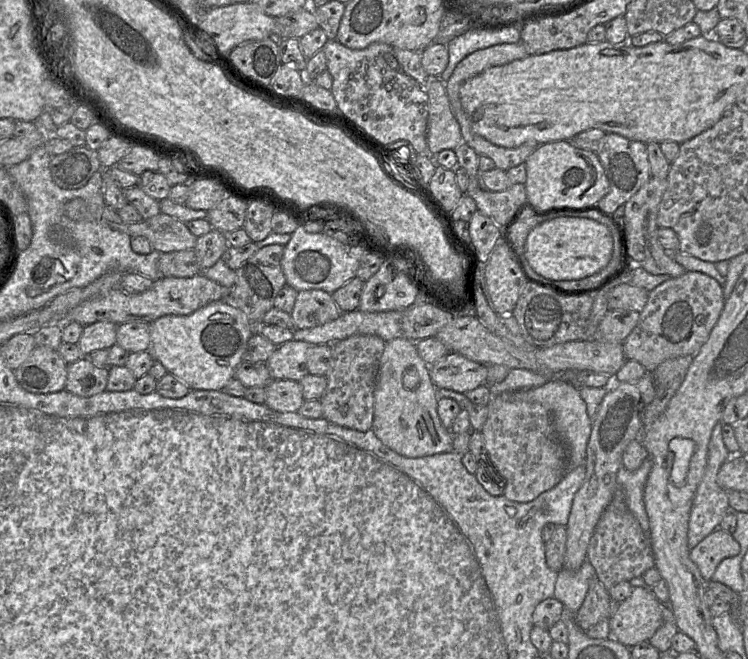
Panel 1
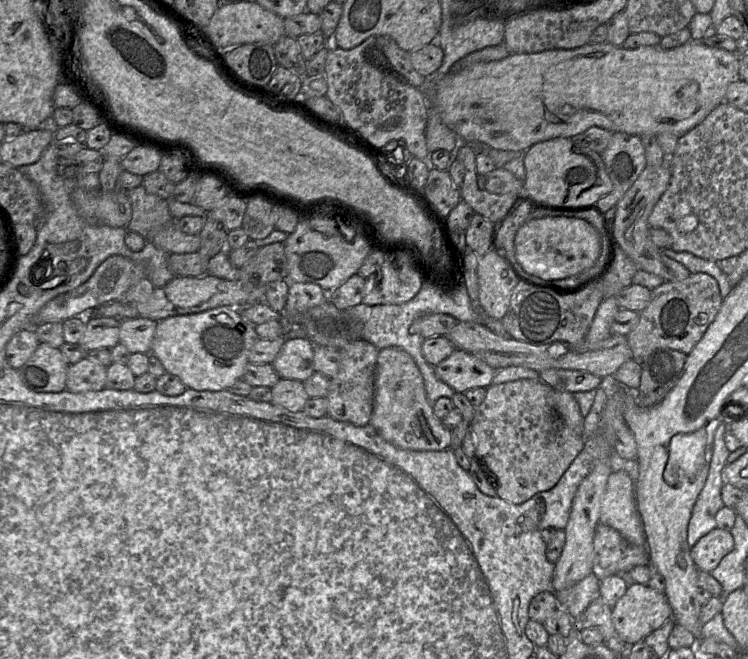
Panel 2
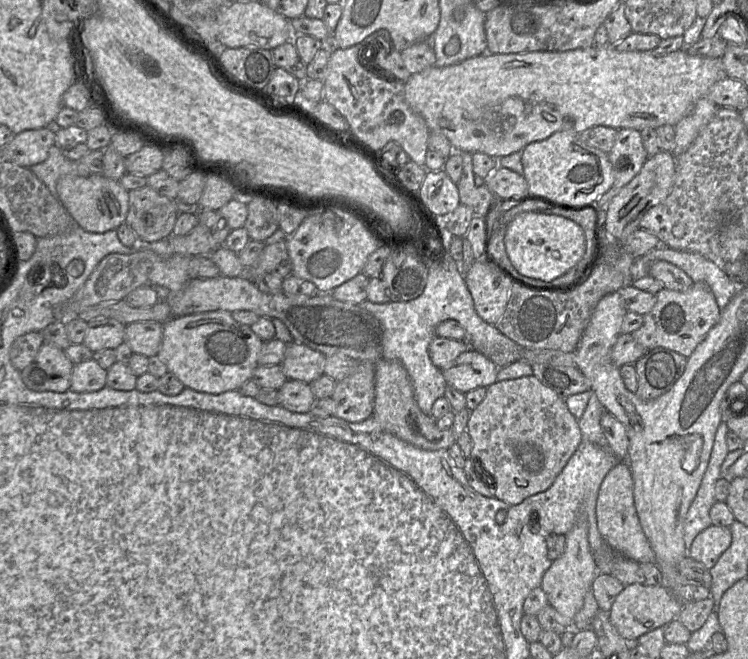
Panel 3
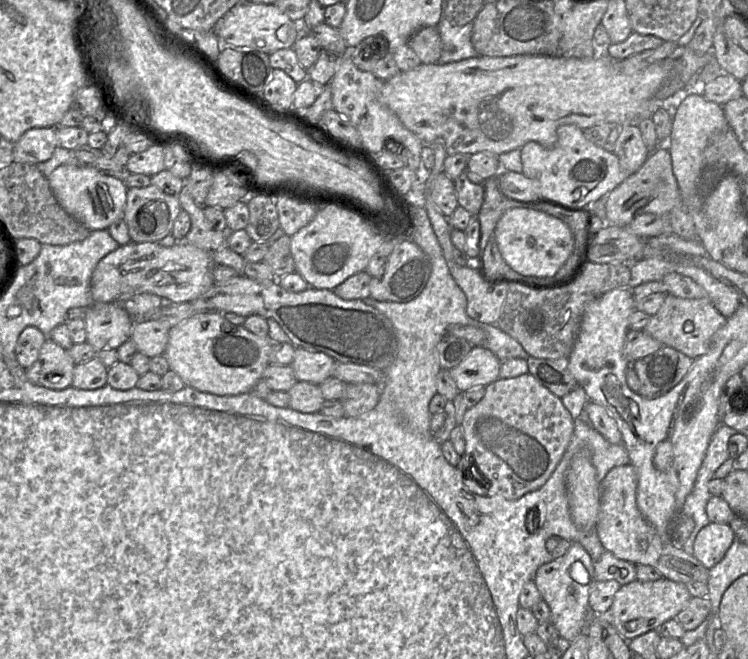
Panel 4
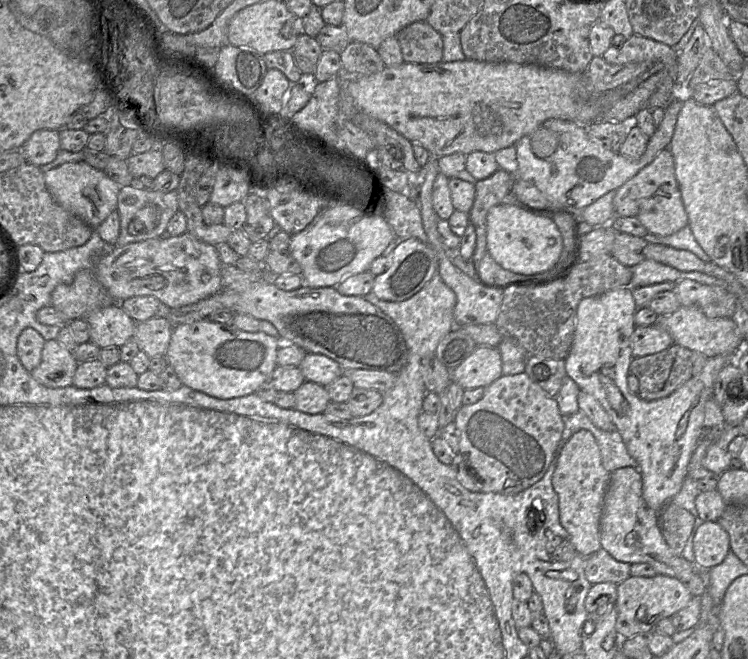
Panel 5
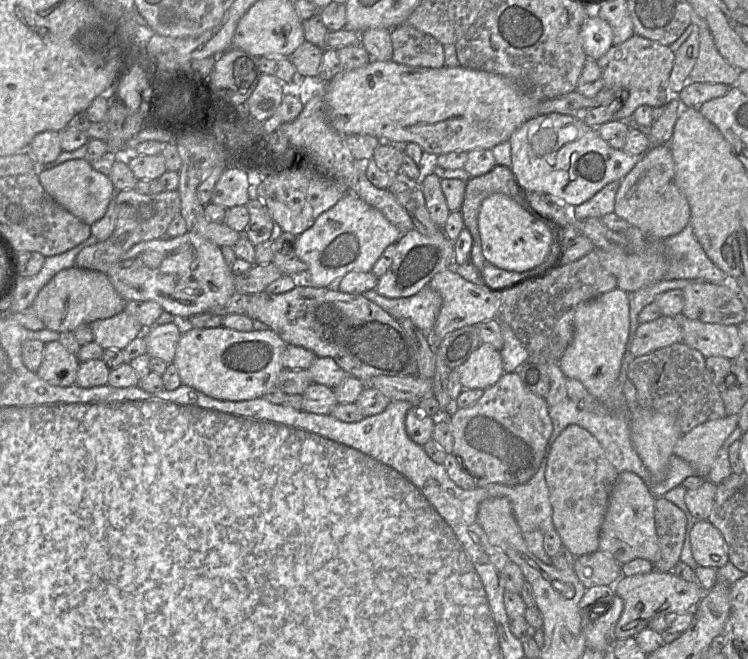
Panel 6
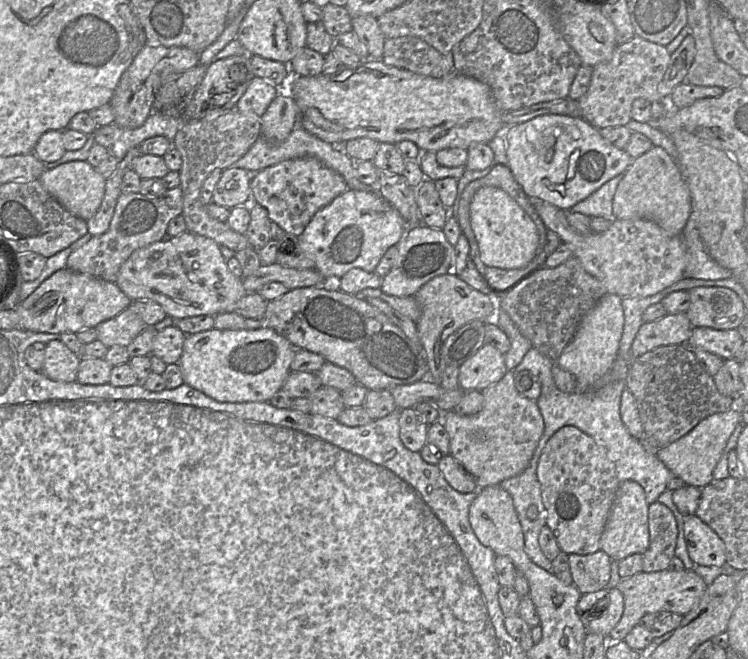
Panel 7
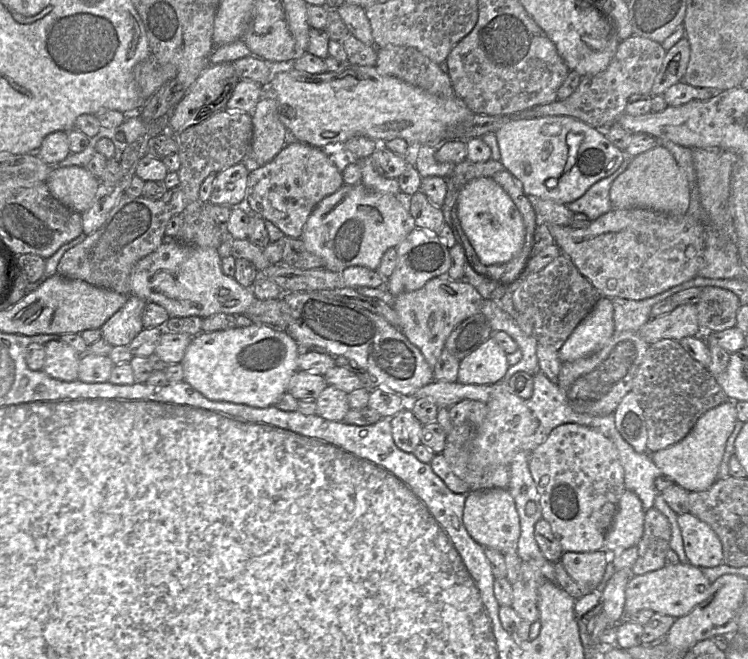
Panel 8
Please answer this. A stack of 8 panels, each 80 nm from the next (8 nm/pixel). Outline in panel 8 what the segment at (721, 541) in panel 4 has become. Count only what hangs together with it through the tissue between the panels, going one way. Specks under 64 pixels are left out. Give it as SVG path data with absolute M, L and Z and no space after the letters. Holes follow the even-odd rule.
M689 512L677 515L677 523L690 564L703 568L723 563L721 541L708 524Z

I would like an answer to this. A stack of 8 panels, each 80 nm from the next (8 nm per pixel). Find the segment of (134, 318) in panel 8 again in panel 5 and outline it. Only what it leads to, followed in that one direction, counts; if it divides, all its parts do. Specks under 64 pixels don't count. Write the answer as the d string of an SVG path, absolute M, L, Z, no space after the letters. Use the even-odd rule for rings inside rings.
M120 303L96 310L85 319L89 324L89 342L101 349L120 348L134 337L137 324L125 313Z

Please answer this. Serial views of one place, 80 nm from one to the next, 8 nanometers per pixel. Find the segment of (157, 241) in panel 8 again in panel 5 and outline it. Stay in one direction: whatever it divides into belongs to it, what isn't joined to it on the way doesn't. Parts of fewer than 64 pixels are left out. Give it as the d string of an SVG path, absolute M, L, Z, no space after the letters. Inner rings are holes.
M131 186L120 189L117 197L117 211L120 217L120 232L114 246L161 237L171 218L179 211L176 190L164 193L156 190L140 190Z

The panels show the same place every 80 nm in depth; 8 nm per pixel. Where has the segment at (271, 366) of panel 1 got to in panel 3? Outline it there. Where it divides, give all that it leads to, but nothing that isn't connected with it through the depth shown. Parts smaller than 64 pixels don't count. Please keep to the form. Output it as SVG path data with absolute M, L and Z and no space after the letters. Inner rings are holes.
M293 341L286 346L281 367L287 380L309 384L324 374L326 357L319 351Z

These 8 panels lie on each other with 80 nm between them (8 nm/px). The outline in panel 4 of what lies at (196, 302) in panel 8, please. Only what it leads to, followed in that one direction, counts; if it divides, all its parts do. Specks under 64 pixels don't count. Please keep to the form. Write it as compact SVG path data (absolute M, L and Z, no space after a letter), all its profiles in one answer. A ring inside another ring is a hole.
M176 241L172 246L162 246L157 242L133 243L118 247L102 258L97 264L91 278L91 295L93 303L123 304L128 299L142 293L160 296L164 302L183 303L194 301L209 290L214 284L212 253L191 245L185 241Z

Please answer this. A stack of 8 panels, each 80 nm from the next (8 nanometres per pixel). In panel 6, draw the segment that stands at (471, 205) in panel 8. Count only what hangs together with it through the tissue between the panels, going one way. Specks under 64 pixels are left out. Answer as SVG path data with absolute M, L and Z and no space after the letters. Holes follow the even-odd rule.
M501 193L488 196L481 203L478 230L485 260L500 269L524 272L539 266L538 270L543 270L548 268L556 254L558 238L554 240L555 249L552 249L551 228Z

